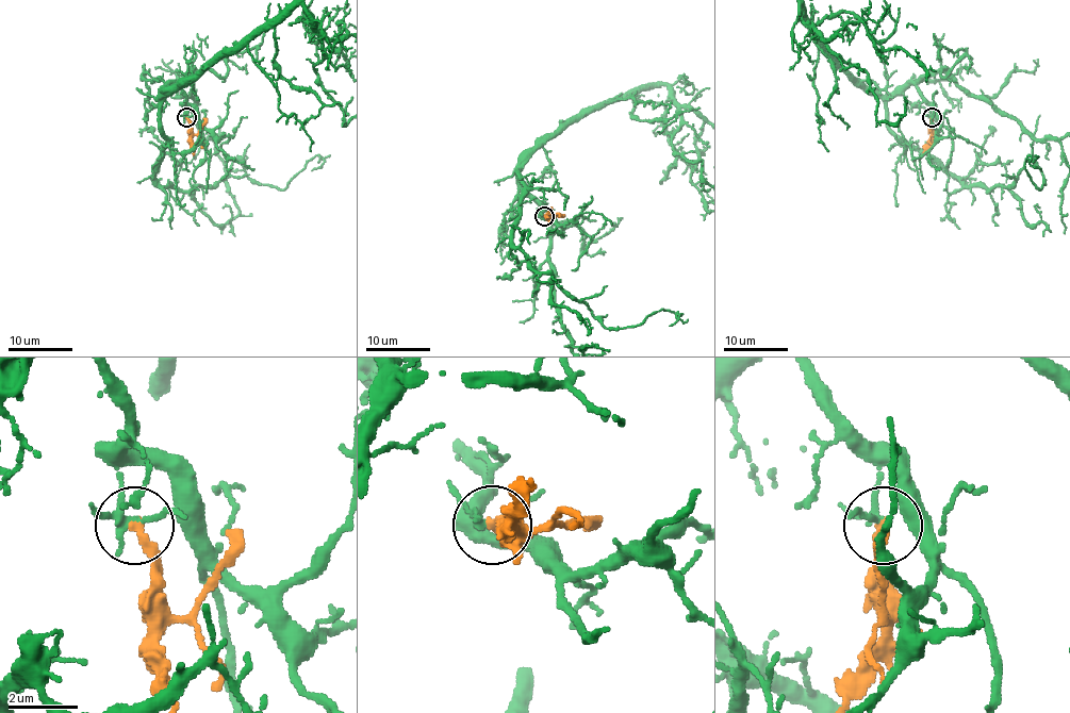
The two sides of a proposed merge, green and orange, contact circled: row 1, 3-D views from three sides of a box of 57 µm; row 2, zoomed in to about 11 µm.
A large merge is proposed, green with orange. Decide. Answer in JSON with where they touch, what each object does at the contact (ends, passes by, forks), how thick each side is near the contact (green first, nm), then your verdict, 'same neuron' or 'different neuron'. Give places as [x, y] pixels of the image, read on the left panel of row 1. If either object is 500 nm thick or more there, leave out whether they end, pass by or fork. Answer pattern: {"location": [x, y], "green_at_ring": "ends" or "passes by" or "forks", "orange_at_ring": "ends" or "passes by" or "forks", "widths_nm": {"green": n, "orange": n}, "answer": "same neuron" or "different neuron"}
{"location": [186, 117], "green_at_ring": "forks", "orange_at_ring": "ends", "widths_nm": {"green": 170, "orange": 240}, "answer": "different neuron"}

